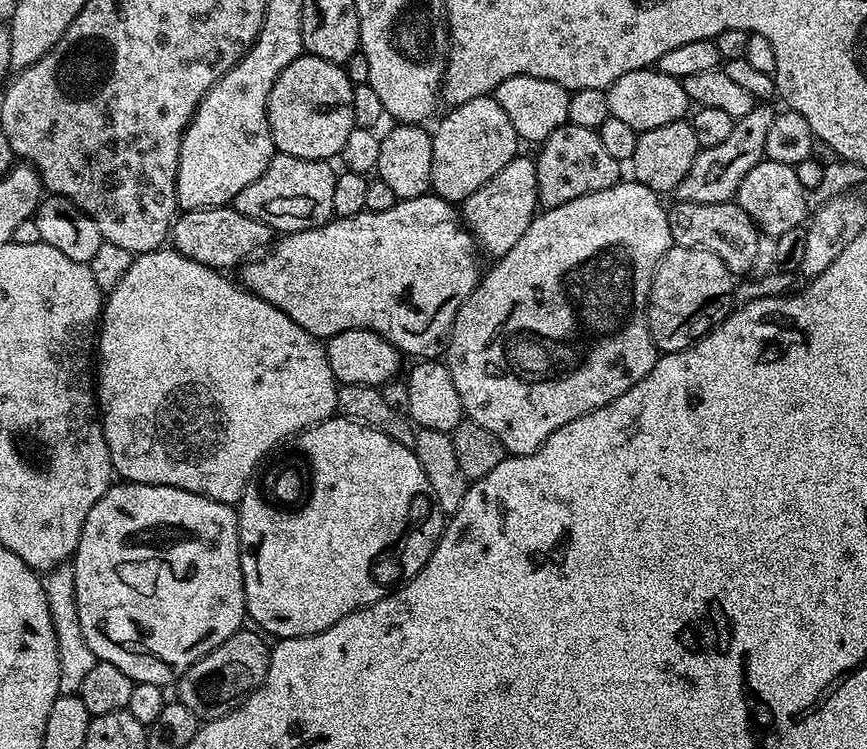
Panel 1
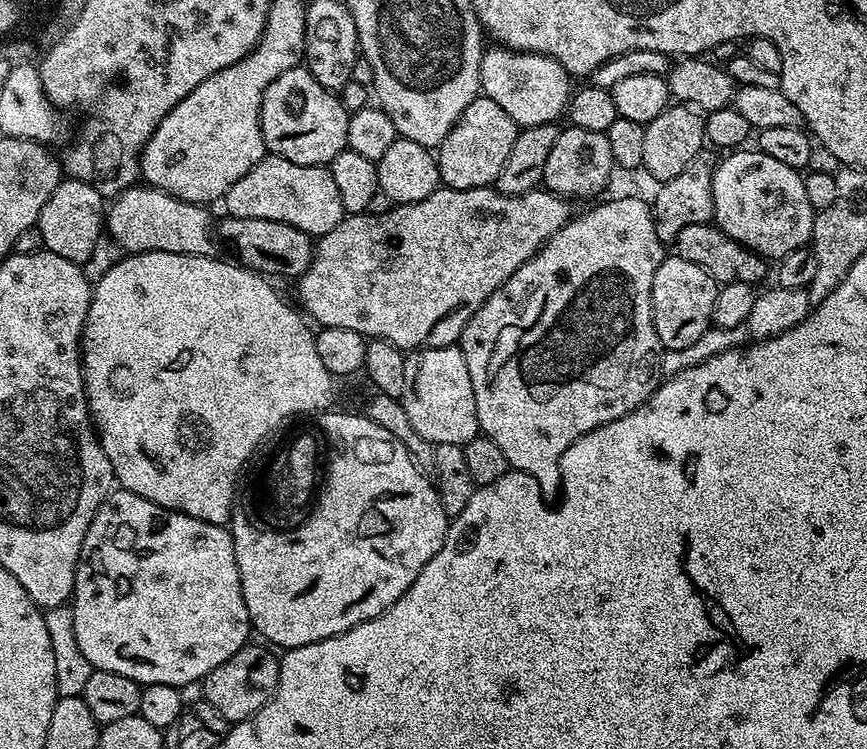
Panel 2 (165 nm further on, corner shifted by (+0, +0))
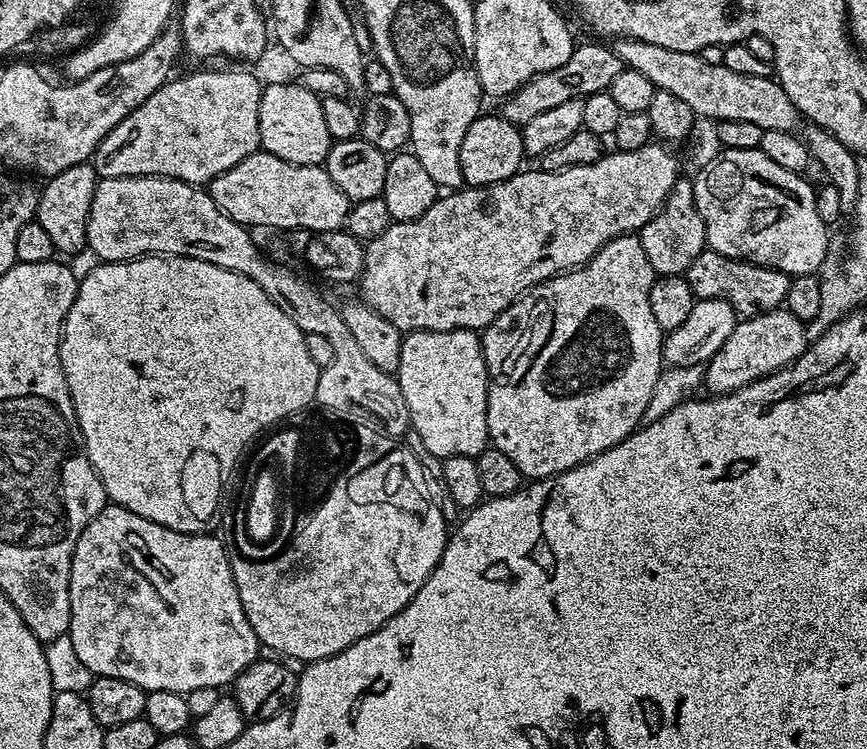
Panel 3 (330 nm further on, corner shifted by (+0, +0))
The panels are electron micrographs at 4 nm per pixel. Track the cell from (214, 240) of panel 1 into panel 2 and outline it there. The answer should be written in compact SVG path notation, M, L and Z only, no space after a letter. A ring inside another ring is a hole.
M225 215L224 221L219 221L218 236L221 241L232 247L232 252L237 261L243 267L252 269L253 272L259 272L265 277L272 276L292 276L299 278L310 266L312 254L314 251L314 240L305 234L302 230L298 230L294 226L290 226L286 222L270 222L270 218L238 218L237 216Z

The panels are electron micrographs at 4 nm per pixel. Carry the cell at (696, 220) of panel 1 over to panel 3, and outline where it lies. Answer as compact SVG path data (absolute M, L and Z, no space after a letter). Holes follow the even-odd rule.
M706 250L690 262L686 279L692 295L697 300L721 300L728 302L736 311L737 317L747 318L760 312L769 312L784 304L790 290L792 277L766 266L751 264L745 260L735 260L726 254Z

